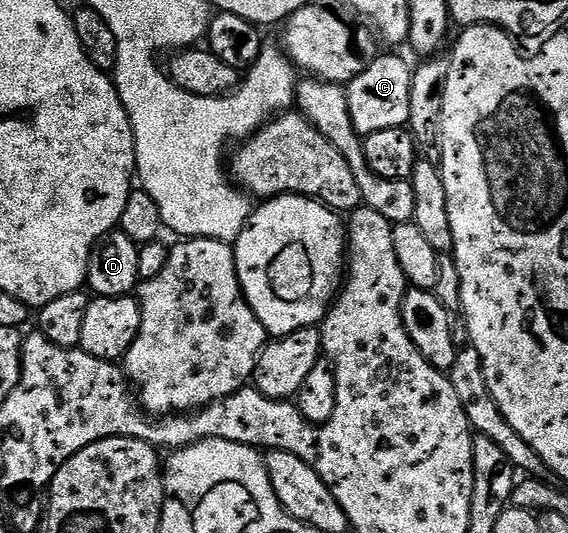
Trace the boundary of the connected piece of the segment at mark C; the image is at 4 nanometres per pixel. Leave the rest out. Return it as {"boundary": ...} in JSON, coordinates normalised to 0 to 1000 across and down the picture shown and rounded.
{"boundary":[[[665,103],[646,126],[646,133],[639,133],[639,141],[613,154],[611,180],[618,201],[618,231],[625,231],[625,246],[648,253],[660,246],[718,236],[724,216],[725,146],[727,129],[710,109]]]}

